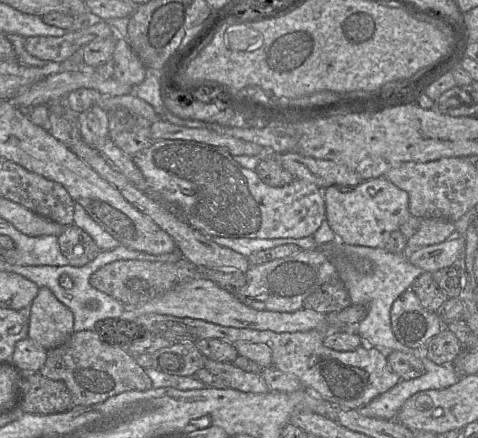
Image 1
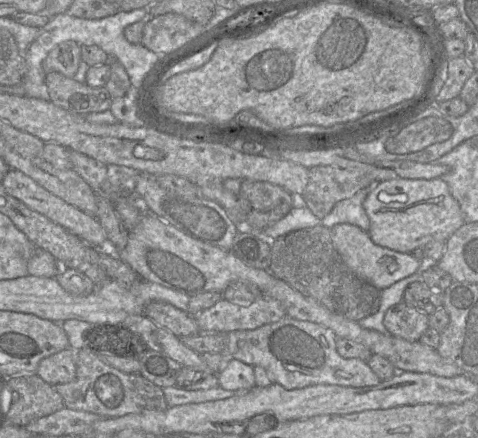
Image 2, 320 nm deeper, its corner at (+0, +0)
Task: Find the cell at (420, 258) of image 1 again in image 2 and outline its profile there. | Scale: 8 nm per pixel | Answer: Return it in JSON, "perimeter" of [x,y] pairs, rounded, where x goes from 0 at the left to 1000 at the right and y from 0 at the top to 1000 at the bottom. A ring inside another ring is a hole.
{"perimeter":[[[730,509],[697,516],[692,543],[701,568],[734,621],[795,662],[881,619],[885,612],[883,596],[860,584],[858,578],[828,575],[797,564],[778,550],[770,530]]]}

